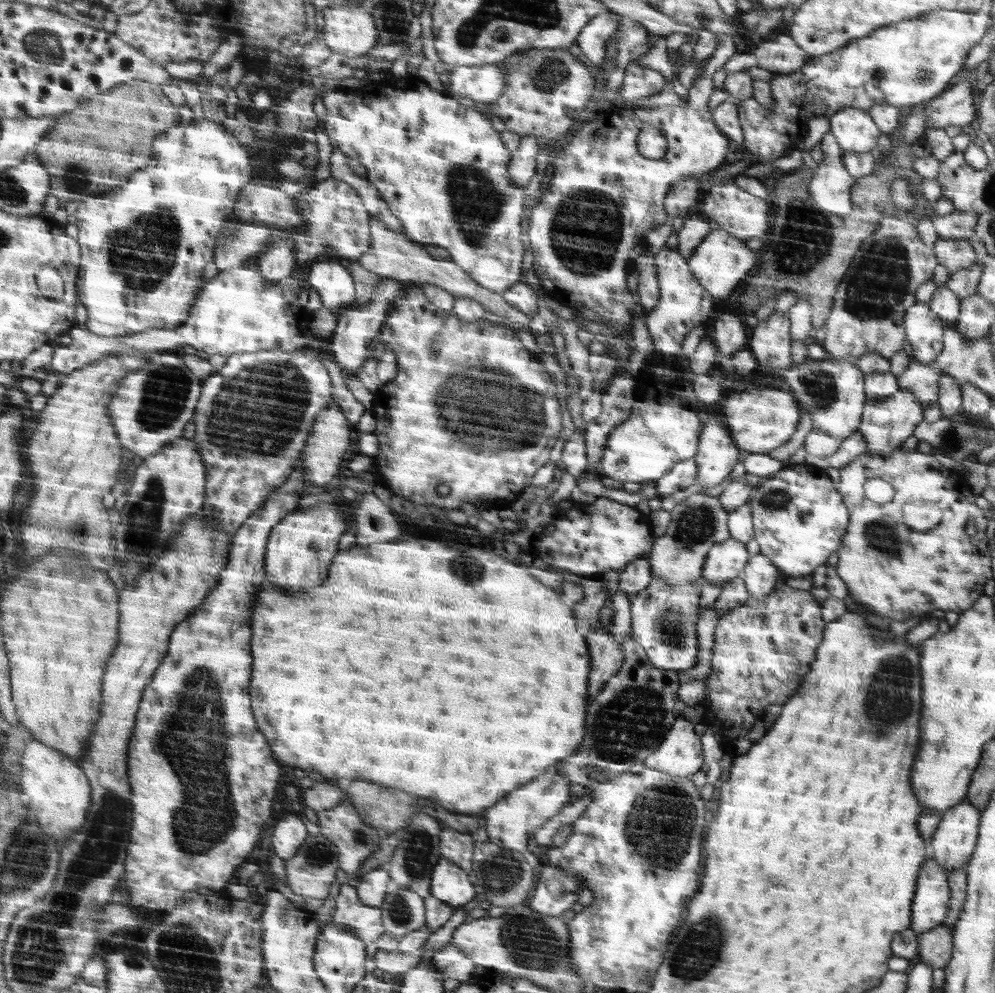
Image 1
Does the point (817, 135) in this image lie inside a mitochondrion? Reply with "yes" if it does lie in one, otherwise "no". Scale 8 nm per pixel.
no

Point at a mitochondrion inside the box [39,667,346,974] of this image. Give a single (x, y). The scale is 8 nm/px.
(316, 855)

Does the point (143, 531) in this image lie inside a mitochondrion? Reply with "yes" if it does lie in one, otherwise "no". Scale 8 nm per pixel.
yes

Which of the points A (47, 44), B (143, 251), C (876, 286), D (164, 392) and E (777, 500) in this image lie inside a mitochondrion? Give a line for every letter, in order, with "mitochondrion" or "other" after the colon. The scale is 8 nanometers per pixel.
A: mitochondrion
B: mitochondrion
C: mitochondrion
D: mitochondrion
E: mitochondrion

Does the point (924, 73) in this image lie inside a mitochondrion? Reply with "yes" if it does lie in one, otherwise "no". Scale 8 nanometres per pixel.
yes

